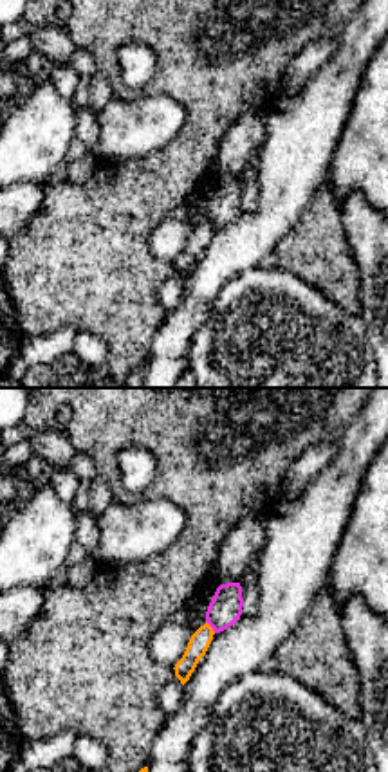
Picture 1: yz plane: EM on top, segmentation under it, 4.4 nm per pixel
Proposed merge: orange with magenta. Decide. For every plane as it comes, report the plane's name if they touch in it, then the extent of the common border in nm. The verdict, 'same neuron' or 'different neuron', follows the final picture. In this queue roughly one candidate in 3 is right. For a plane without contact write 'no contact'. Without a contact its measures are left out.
contact in yz; length 70 nm

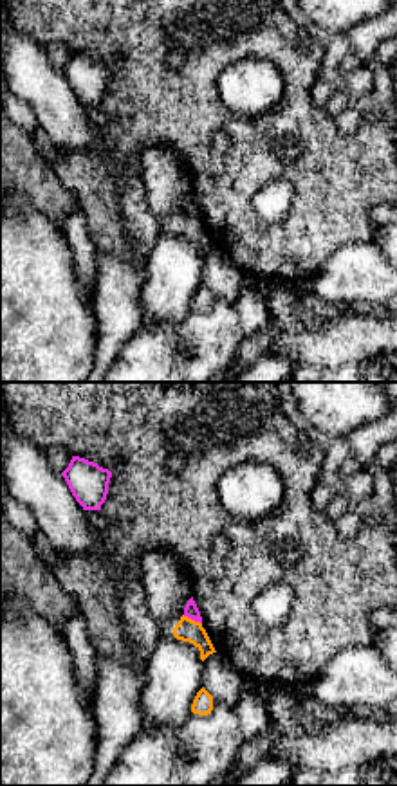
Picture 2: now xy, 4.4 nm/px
contact in xy; length 100 nm

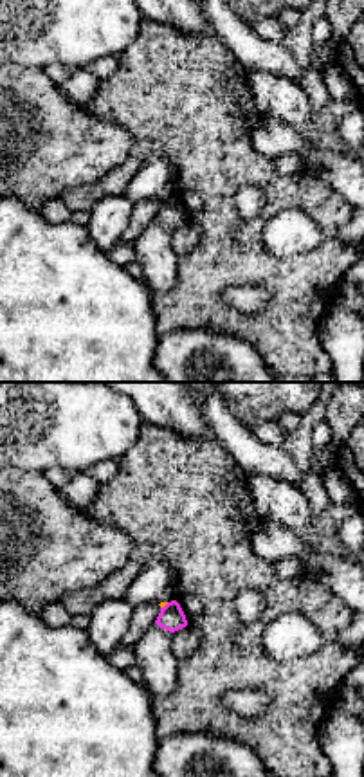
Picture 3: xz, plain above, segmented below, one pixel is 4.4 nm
contact in xz; length 50 nm

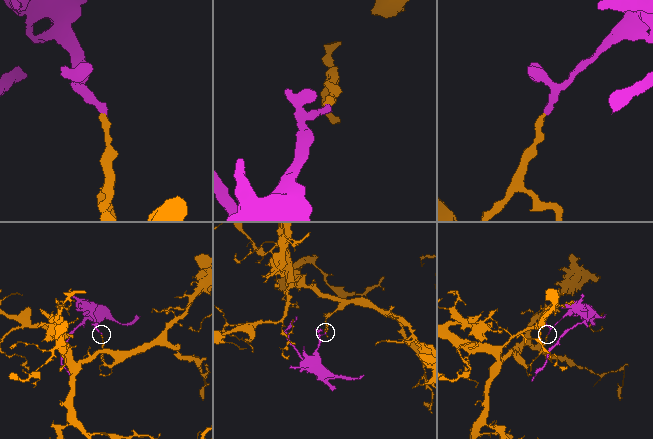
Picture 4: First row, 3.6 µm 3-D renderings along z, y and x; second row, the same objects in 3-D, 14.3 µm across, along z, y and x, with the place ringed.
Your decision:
different neuron

